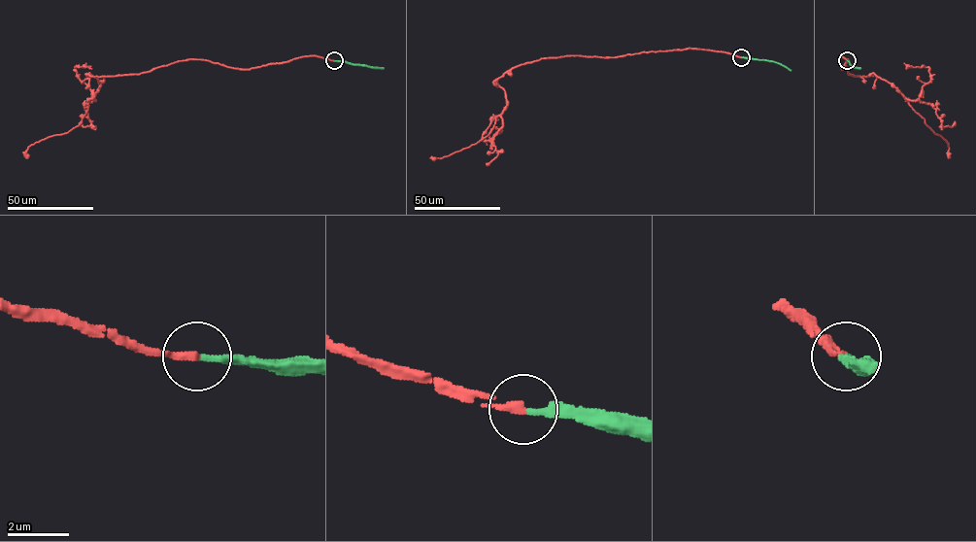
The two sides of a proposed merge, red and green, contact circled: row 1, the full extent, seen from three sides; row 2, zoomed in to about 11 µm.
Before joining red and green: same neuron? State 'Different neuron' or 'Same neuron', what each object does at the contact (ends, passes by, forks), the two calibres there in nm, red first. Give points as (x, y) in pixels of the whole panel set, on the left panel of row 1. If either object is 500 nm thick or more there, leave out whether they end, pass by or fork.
Same neuron. At the ring red ends. At the ring green ends. Thickness 280 nm (red) against 240 nm

